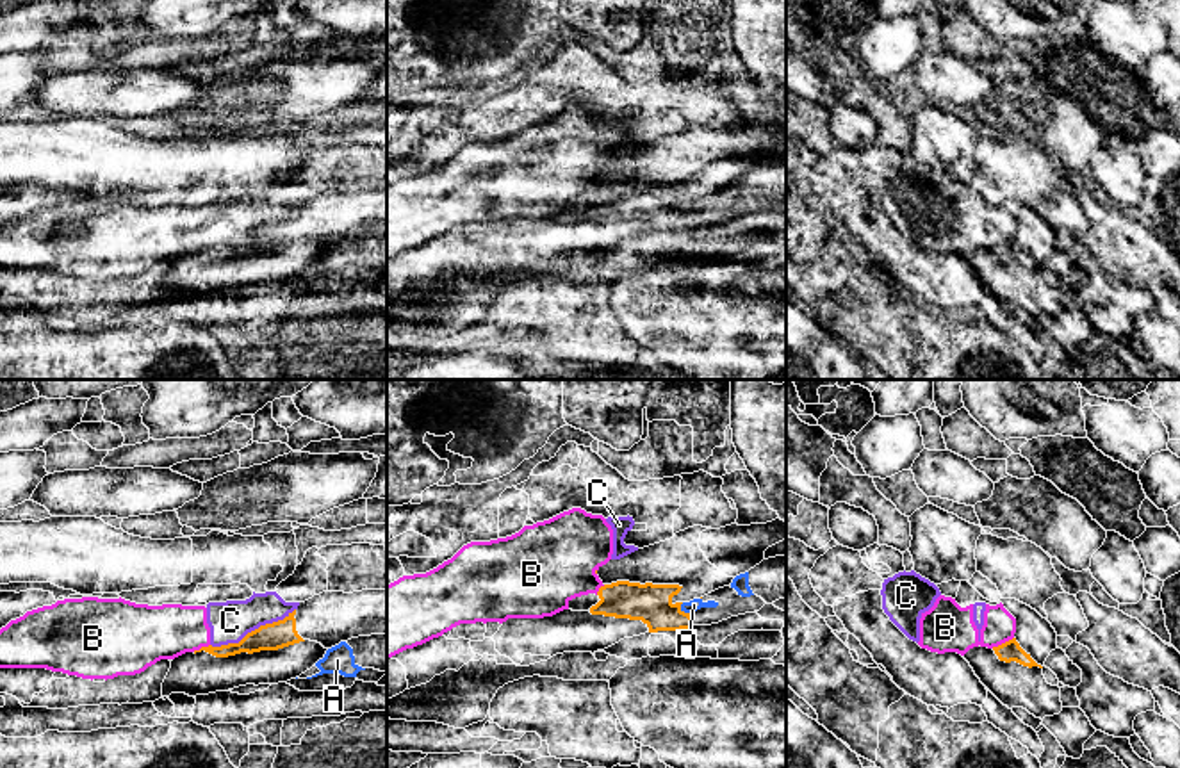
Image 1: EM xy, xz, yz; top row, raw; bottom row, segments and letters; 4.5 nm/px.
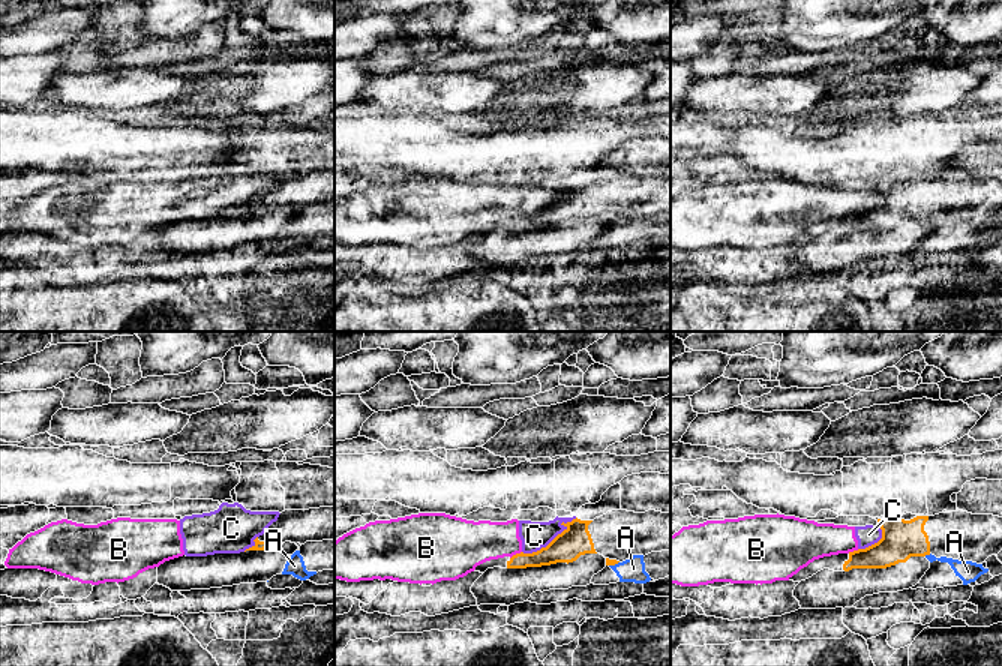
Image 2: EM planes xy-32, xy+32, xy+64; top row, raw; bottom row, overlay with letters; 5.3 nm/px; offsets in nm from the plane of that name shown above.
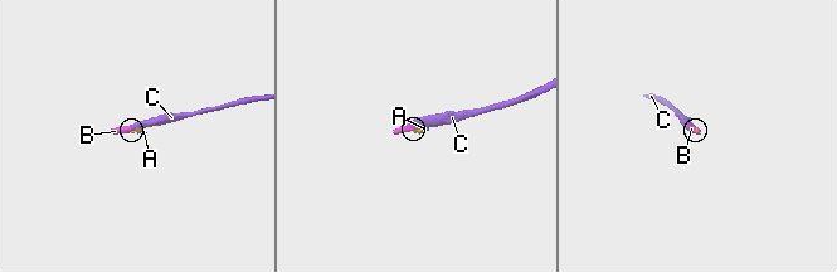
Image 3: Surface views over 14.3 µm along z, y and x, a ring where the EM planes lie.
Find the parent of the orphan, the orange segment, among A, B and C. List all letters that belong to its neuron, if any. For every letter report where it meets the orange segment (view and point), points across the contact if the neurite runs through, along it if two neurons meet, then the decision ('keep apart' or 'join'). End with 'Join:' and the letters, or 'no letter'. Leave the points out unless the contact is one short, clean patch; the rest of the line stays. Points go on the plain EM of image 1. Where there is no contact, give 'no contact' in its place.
A: meets orange in xz at (683, 212); border along xz (681, 204), (681, 209), (690, 214); keep apart
B: meets orange in yz at (1002, 245); border along yz (1013, 237), (991, 248); keep apart
C: meets orange in xy at (252, 232); border along xy (294, 209), (282, 220), (248, 232), (237, 243), (211, 246); keep apart
Join: no letter

